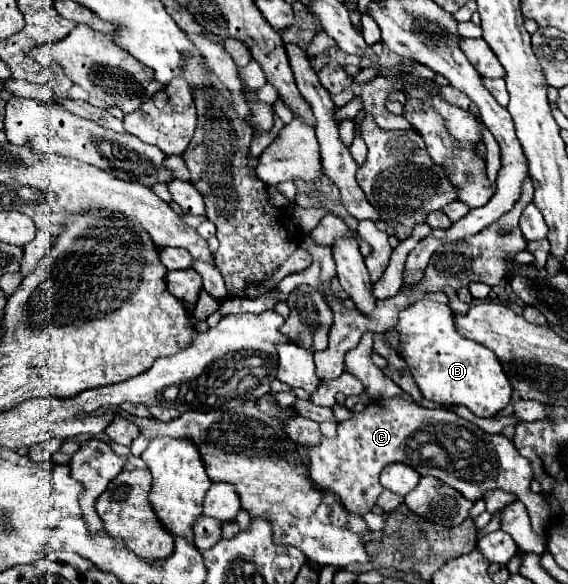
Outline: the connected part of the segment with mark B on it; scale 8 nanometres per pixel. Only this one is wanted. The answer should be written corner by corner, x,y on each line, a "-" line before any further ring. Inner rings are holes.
427,298
417,300
411,306
407,306
405,310
401,310
395,330
399,332
397,352
407,362
407,368
409,368
413,380
417,382
423,398
437,402
437,404
463,404
479,418
495,418
511,402
513,388
511,388
501,364
497,362
495,354
489,348
485,348
483,344
463,338
455,332
453,314
447,304
439,304
439,302
433,302

